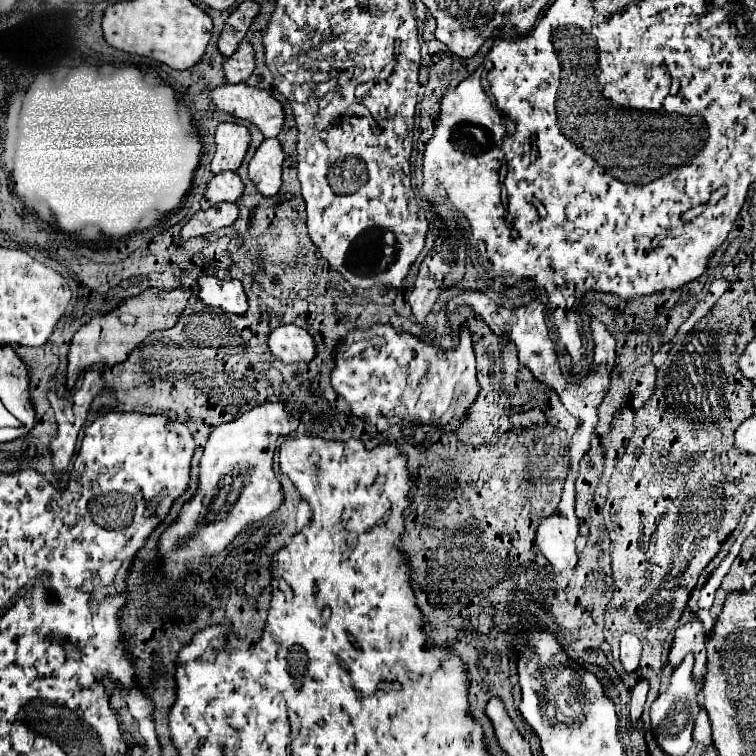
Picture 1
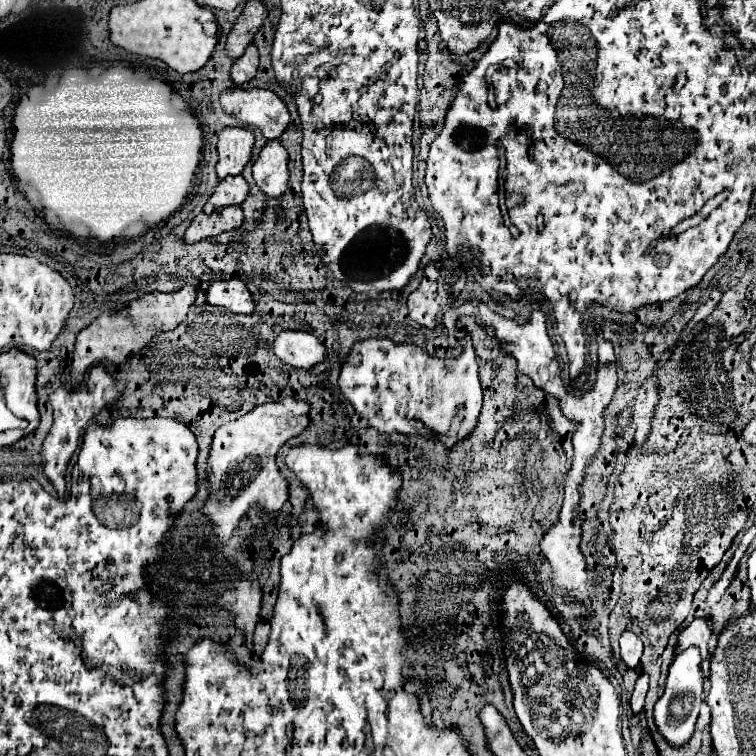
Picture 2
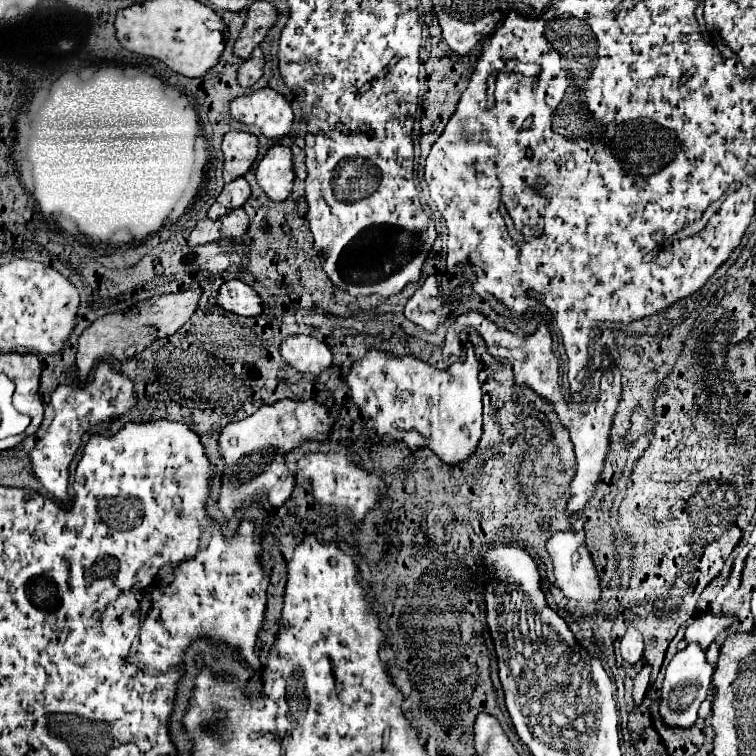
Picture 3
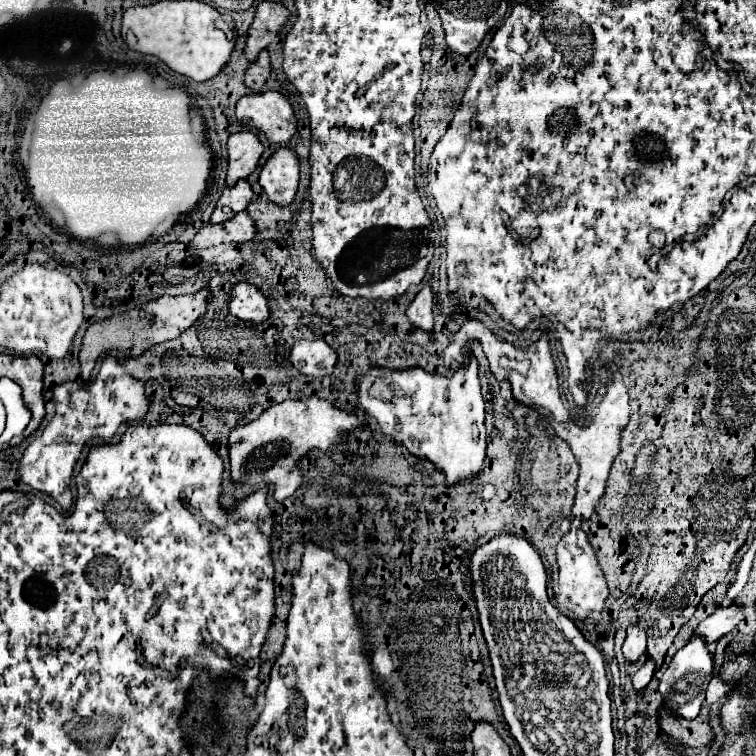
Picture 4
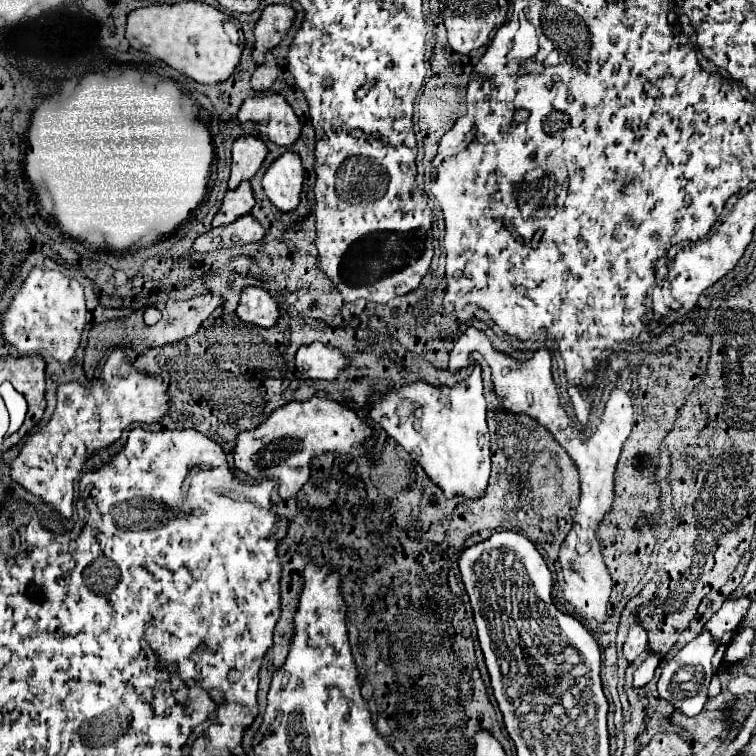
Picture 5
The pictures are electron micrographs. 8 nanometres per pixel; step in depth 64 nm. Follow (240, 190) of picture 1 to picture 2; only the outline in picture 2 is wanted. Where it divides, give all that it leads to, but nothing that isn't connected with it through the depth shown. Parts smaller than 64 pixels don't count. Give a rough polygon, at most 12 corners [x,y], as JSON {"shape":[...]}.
{"shape":[[242,176],[220,180],[204,212],[238,206],[248,196]]}

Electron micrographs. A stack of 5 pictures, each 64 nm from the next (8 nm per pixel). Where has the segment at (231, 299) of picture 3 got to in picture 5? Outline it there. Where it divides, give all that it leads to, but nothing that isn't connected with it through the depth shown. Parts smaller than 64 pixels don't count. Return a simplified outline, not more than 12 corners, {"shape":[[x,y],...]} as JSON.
{"shape":[[244,288],[236,316],[272,328],[280,306],[266,290]]}

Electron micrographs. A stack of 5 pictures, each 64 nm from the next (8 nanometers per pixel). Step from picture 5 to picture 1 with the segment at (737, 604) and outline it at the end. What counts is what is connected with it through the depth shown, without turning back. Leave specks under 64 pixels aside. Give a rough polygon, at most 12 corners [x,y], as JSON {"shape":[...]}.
{"shape":[[698,620],[676,628],[668,654],[672,666],[692,652],[694,676],[702,684],[706,630]]}

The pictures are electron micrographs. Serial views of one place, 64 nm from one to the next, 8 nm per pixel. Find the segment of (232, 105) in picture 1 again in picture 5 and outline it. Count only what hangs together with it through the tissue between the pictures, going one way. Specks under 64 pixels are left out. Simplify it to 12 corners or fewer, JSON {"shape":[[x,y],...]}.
{"shape":[[280,94],[248,98],[238,112],[256,130],[284,148],[302,132]]}

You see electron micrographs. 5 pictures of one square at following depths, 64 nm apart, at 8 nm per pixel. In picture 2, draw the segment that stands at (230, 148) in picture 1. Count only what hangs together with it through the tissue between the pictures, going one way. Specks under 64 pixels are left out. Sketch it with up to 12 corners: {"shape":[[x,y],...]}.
{"shape":[[224,128],[218,136],[218,178],[242,174],[254,134]]}

